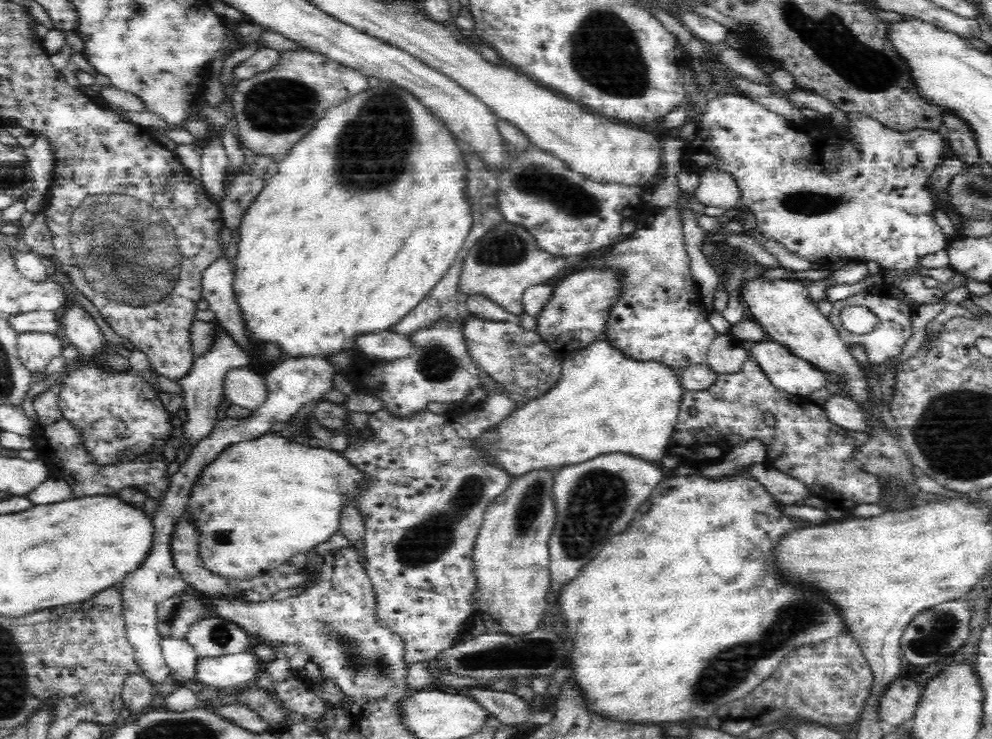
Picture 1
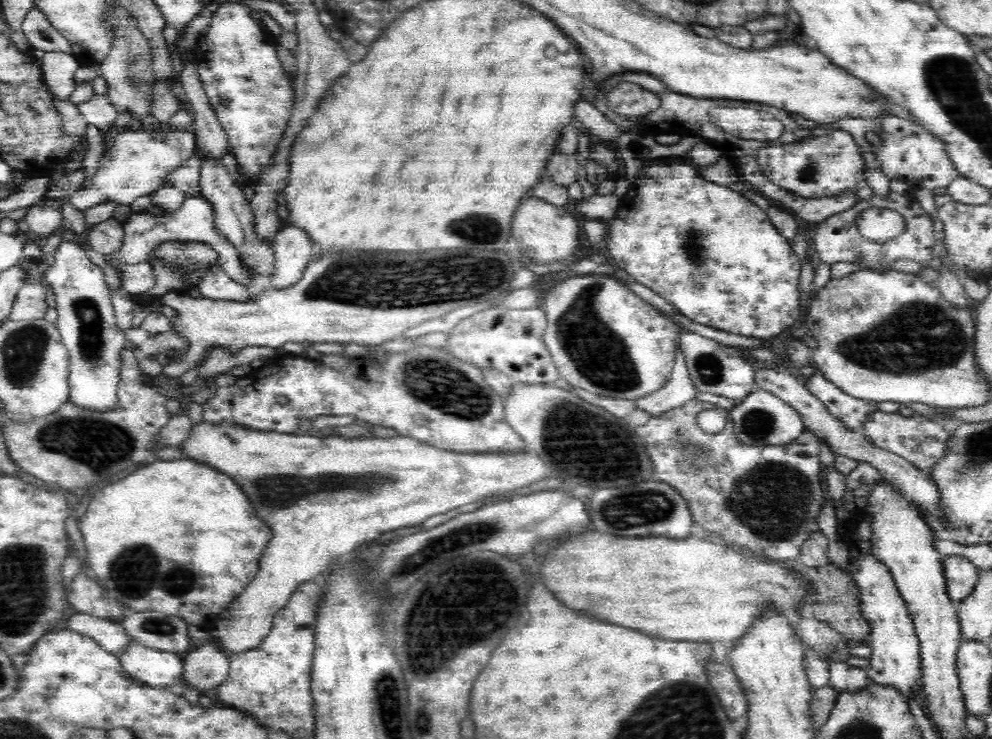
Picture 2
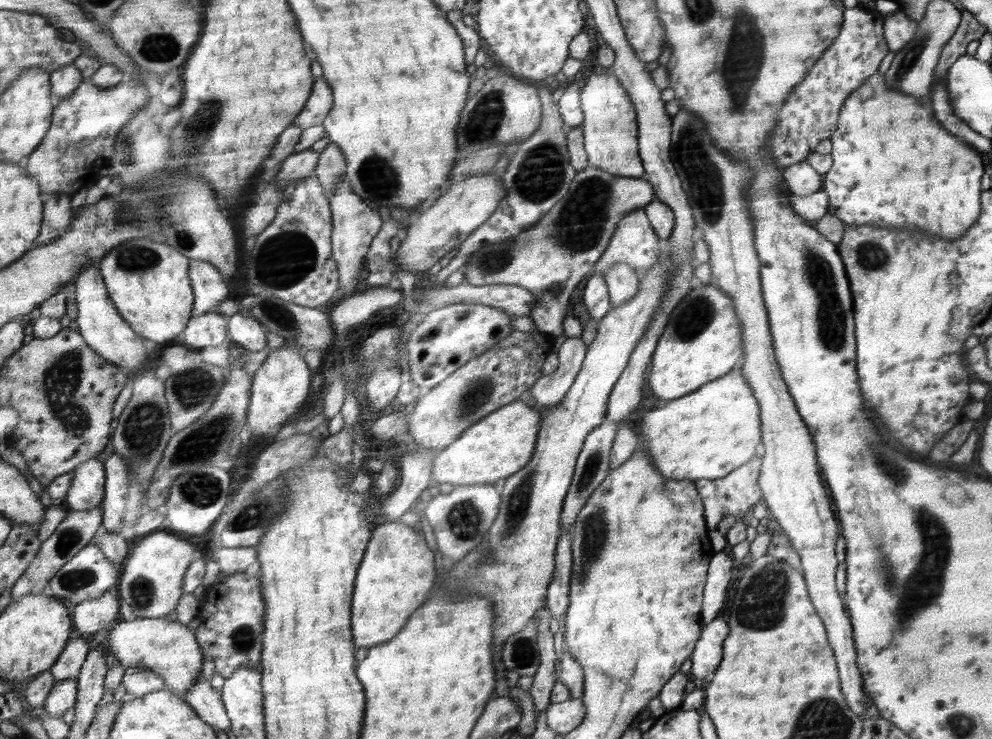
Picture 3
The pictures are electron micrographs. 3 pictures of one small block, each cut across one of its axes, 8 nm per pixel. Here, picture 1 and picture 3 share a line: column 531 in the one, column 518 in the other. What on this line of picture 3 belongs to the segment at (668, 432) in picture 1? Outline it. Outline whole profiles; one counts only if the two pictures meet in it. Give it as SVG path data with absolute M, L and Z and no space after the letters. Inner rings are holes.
M516 400L501 409L495 410L489 416L474 423L466 429L453 444L448 445L438 453L434 459L434 479L436 485L451 484L453 486L469 485L500 485L513 474L520 472L532 460L536 452L537 437L540 436L541 414L536 410L530 410L523 400Z

